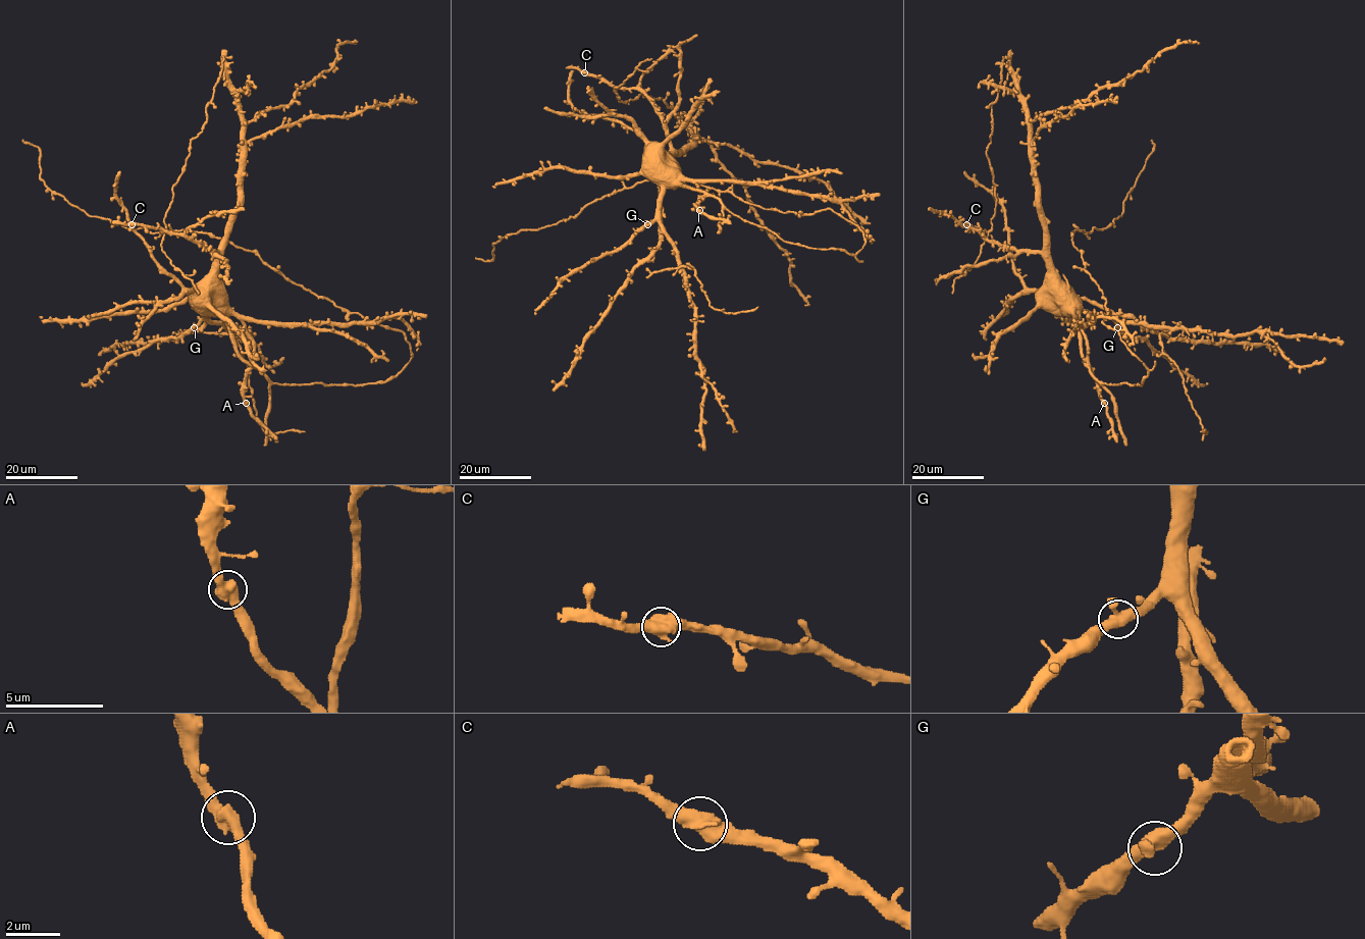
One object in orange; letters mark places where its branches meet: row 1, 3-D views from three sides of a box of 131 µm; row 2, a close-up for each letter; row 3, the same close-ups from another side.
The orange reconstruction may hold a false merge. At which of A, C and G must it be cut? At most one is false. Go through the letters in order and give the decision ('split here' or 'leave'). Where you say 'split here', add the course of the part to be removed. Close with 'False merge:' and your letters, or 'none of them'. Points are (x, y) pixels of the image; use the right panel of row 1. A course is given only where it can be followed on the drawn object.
A: leave
C: leave
G: leave
False merge: none of them

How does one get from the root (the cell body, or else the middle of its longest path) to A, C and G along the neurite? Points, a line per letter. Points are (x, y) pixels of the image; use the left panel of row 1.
A: (211, 284), (241, 321), (252, 342), (254, 366), (245, 379), (246, 403)
C: (211, 284), (215, 252), (184, 235), (169, 235), (161, 228), (132, 224)
G: (211, 284), (212, 313), (209, 315), (209, 311), (194, 327)

